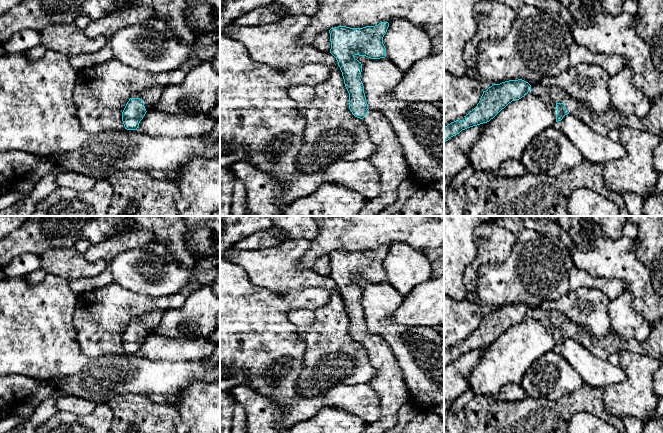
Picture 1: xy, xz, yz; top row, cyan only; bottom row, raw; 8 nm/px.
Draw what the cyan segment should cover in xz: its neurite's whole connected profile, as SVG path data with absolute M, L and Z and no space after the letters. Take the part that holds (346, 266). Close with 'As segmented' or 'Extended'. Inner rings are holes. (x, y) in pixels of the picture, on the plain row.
M381 246L363 252L338 250L329 254L330 277L336 282L342 296L349 317L349 333L355 341L363 344L371 365L376 369L369 385L380 398L381 414L376 421L367 423L362 433L391 430L397 424L399 409L410 400L409 390L389 343L382 335L368 332L360 303L362 288L354 281L385 282L383 261L388 251L388 246Z. Extended

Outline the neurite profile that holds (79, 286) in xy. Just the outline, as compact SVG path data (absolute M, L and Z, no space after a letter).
M110 264L101 274L91 278L69 281L69 286L73 293L79 296L85 292L107 286L111 283L114 283L114 281Z

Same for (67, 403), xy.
M62 395L56 401L58 411L71 412L79 416L91 414L97 407L93 401L72 395Z

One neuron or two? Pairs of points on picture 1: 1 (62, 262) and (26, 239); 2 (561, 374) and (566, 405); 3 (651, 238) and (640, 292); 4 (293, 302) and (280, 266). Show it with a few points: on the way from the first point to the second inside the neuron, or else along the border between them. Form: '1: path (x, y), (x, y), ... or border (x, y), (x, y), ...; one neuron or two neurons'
1: border (68, 246), (47, 249), (39, 255); two neurons
2: border (584, 383), (557, 399), (541, 399); two neurons
3: border (634, 245), (636, 257), (648, 271), (652, 286); two neurons
4: border (266, 287), (279, 292), (312, 288); two neurons

